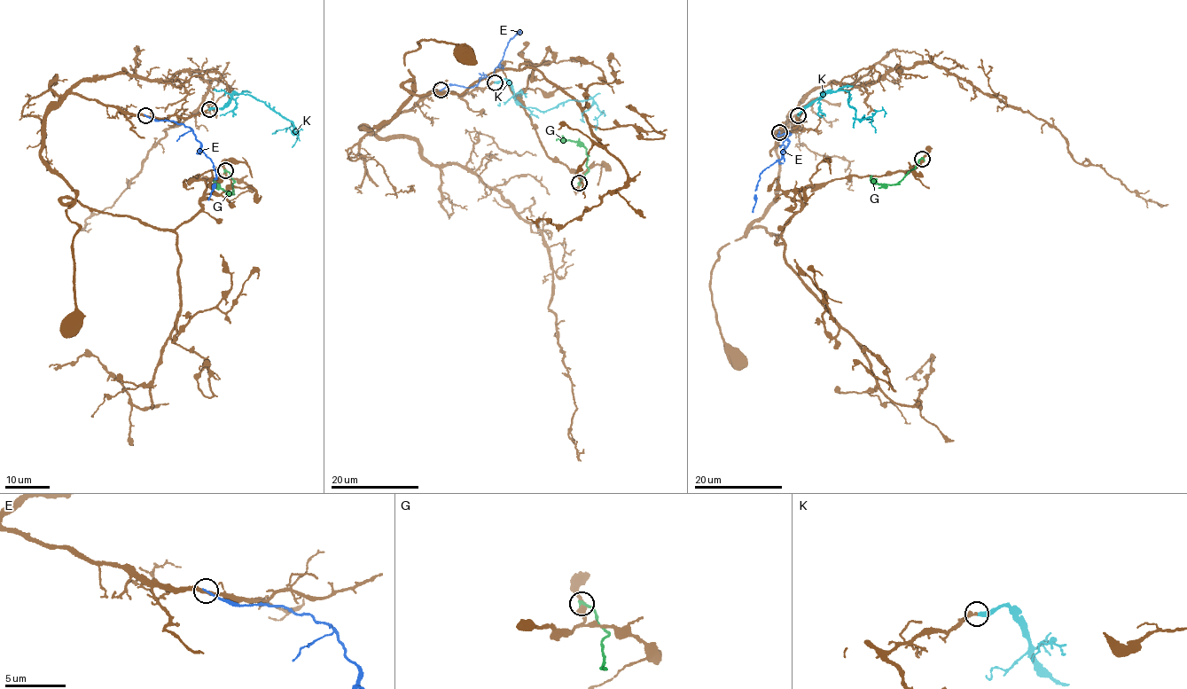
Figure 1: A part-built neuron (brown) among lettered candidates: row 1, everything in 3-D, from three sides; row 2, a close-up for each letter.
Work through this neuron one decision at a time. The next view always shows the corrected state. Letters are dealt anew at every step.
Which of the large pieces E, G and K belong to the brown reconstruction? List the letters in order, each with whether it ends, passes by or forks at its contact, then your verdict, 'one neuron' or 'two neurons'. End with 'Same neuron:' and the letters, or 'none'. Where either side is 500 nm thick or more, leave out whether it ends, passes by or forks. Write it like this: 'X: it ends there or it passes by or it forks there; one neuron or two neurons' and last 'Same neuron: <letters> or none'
E: it ends there; two neurons
G: it ends there; two neurons
K: it ends there; one neuron
Same neuron: K

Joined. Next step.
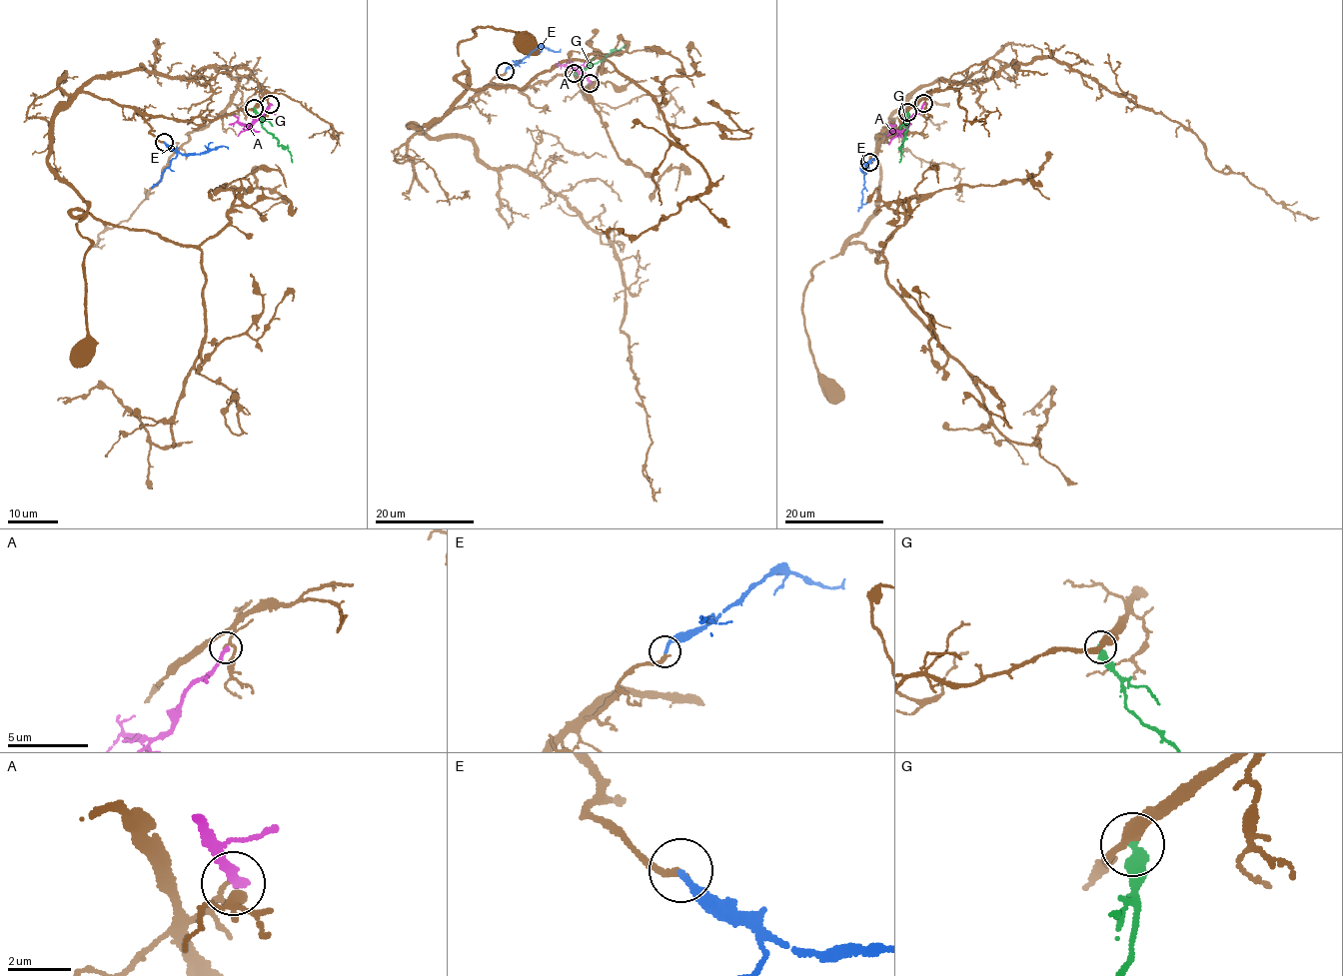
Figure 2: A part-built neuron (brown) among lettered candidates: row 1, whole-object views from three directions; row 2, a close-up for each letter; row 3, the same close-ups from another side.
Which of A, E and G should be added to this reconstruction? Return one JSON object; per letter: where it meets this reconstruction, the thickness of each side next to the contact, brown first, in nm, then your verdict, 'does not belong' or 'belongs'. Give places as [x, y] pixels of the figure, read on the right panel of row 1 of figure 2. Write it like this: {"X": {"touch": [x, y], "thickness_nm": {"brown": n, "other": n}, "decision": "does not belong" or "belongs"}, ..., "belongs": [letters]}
{"A": {"touch": [923, 103], "thickness_nm": {"brown": 130, "other": 280}, "decision": "does not belong"}, "E": {"touch": [869, 162], "thickness_nm": {"brown": 240, "other": 200}, "decision": "belongs"}, "G": {"touch": [907, 112], "thickness_nm": {"brown": 380, "other": 420}, "decision": "does not belong"}, "belongs": ["E"]}

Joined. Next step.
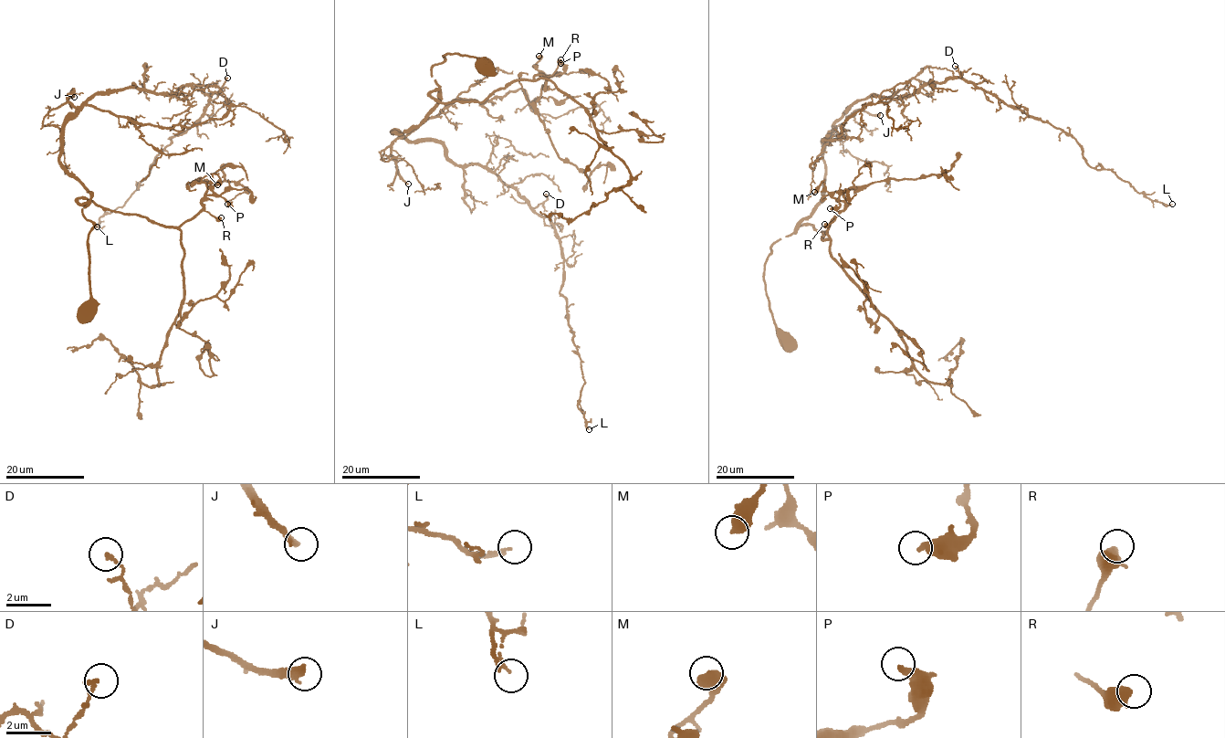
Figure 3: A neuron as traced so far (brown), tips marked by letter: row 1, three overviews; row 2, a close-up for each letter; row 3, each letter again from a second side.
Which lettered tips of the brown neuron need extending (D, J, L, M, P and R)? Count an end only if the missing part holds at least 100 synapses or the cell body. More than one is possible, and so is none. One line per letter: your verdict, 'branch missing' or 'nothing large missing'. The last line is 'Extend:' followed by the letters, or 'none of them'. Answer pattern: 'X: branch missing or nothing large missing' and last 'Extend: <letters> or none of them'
D: nothing large missing
J: branch missing
L: nothing large missing
M: nothing large missing
P: nothing large missing
R: nothing large missing
Extend: J

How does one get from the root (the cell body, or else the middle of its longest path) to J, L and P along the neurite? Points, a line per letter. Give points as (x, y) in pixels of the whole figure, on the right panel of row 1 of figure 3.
J: (786, 340), (775, 325), (767, 295), (766, 258), (822, 197), (826, 139), (859, 110), (880, 115)
L: (786, 340), (765, 261), (820, 204), (829, 134), (869, 97), (963, 78), (1072, 134), (1092, 167), (1172, 204)
P: (786, 340), (769, 310), (765, 261), (800, 226), (830, 237), (844, 205), (830, 208)

